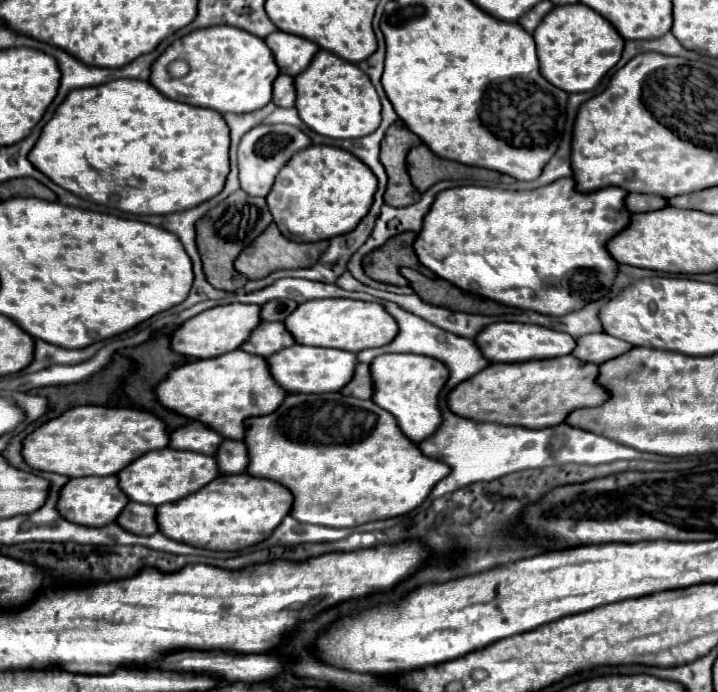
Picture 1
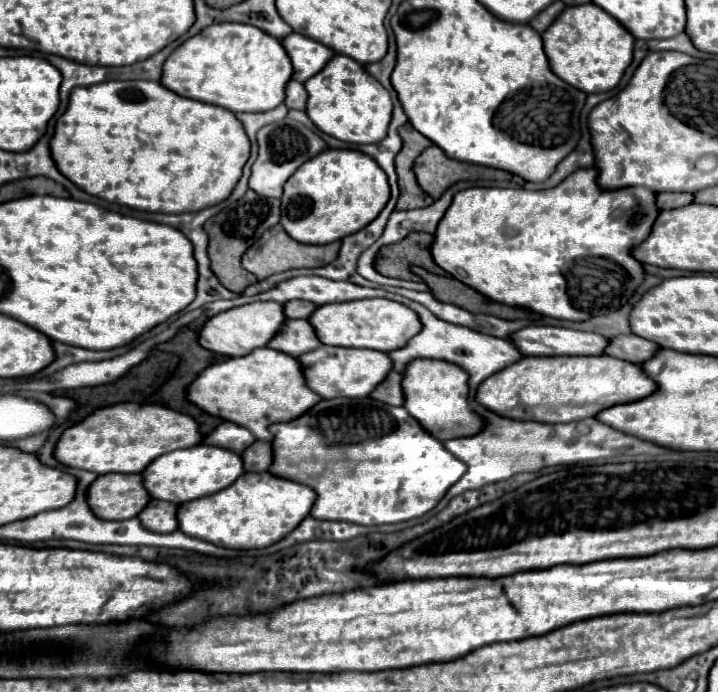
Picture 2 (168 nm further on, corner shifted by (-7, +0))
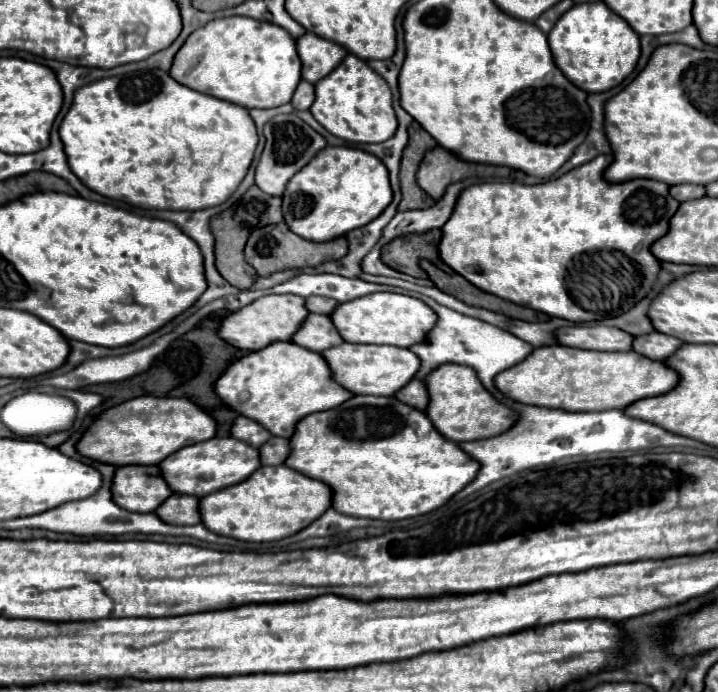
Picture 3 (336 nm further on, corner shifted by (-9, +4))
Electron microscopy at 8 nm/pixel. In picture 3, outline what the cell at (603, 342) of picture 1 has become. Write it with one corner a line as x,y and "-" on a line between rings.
651,332
651,334
643,334
635,338
633,350
651,358
651,360
667,360
667,356
671,356
683,342
675,336
667,336
661,332

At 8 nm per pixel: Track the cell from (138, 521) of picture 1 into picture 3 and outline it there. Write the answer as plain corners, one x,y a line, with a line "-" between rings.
169,496
155,514
167,524
199,524
199,498
197,496

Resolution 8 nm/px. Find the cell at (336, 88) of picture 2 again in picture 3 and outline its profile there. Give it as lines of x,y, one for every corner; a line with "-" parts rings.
347,54
329,76
315,84
315,94
317,98
309,108
311,114
321,126
341,140
373,144
389,140
397,130
397,116
393,110
389,84
375,70
371,70
365,60
353,54

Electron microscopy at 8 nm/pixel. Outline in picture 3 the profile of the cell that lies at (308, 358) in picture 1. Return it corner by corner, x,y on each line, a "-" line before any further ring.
349,344
329,348
323,352
335,380
355,392
355,394
373,394
373,396
395,396
405,384
409,384
421,368
421,360
407,348
399,346
365,346
365,344

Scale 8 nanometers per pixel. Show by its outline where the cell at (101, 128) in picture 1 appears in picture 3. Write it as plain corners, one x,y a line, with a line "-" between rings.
143,70
143,72
133,72
133,74
123,74
123,76
109,76
109,78
101,78
97,82
91,82
83,88
79,88
75,92
73,104
69,108
69,112
65,114
61,128
59,128
59,136
63,140
65,152
67,152
67,162
69,168
75,172
75,176
93,192
113,198
113,200
121,200
129,206
137,206
137,208
157,208
157,210
203,210
203,208
211,208
211,206
219,206
223,204
241,184
241,180
245,178
253,156
255,156
255,148
259,142
257,130
255,130
255,122
251,120
249,112
237,104
195,92
183,84
179,84
177,80
171,78
169,72
163,70

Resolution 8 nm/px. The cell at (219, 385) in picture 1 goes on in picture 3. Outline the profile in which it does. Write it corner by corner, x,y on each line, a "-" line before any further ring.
273,342
263,350
249,352
223,372
215,384
215,392
227,406
281,438
291,438
301,418
337,408
355,396
333,380
331,368
321,354
293,342

